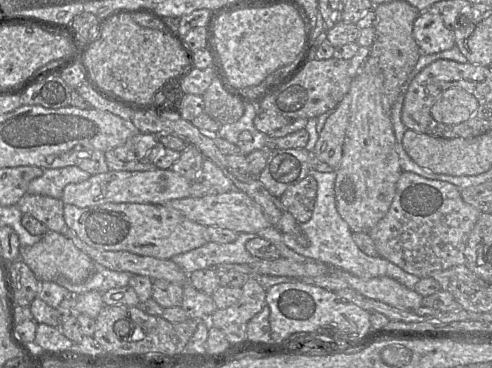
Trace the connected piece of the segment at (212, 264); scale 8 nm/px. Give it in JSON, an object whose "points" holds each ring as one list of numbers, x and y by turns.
{"points":[[239,233,234,242,221,244,208,241,201,247,172,257,175,262,187,274,195,270,214,269,220,264,236,263,250,264,260,260,251,255,245,245,250,239,257,236,254,233]]}

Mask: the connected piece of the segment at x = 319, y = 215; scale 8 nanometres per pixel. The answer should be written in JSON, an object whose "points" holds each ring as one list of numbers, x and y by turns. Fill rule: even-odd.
{"points":[[310,170,309,175,317,182,316,201,311,218,307,222,299,224,300,229,308,238,308,246,303,247,293,236,282,234,282,240,286,246,299,255,323,262,333,269,341,269,353,276,362,279,386,276,397,280,408,289,413,289,420,279,418,276,405,272,380,256,368,256,355,245,352,239,353,232,336,210,334,193,336,172,318,172]]}

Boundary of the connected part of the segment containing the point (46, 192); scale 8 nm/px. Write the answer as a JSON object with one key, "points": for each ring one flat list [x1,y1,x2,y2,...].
{"points":[[77,166,45,169,43,174,33,179,27,188,28,194,37,194,61,199,63,189,70,183,80,183,91,175]]}

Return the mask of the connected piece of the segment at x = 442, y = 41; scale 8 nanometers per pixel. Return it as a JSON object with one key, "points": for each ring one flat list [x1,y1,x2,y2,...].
{"points":[[418,11,412,35,419,49,419,55,446,51,454,47,452,33,428,11]]}

